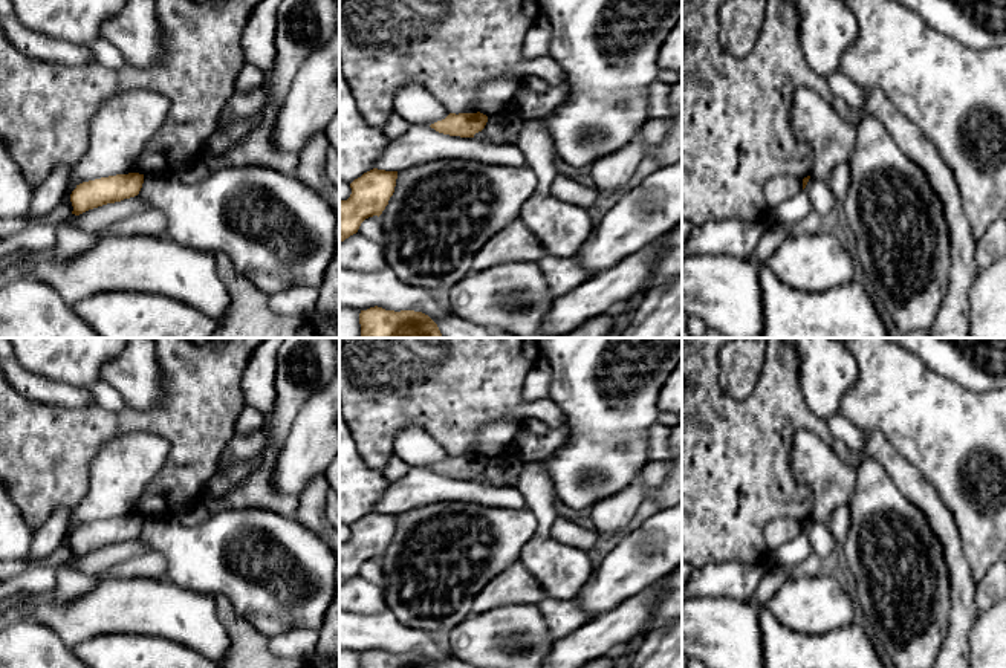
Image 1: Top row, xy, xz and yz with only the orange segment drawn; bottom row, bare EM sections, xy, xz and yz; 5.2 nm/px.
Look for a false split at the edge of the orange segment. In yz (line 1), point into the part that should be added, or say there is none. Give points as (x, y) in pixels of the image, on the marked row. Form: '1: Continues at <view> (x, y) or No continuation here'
1: No continuation here

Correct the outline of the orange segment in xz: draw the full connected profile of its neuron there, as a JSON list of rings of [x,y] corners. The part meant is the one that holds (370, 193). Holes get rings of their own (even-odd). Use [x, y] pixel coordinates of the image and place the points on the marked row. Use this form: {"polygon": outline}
{"polygon": [[[373,168],[350,183],[350,197],[339,200],[339,243],[356,234],[365,219],[382,214],[396,179],[398,171]]]}

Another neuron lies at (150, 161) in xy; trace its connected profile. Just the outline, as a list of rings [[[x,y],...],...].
[[[154,0],[165,49],[151,67],[72,67],[28,58],[0,28],[0,139],[28,183],[38,188],[57,165],[73,167],[80,162],[89,148],[90,121],[101,102],[130,89],[148,89],[170,101],[162,127],[138,159],[139,171],[176,174],[185,164],[199,159],[216,130],[219,113],[235,92],[235,81],[246,63],[243,29],[260,2]]]

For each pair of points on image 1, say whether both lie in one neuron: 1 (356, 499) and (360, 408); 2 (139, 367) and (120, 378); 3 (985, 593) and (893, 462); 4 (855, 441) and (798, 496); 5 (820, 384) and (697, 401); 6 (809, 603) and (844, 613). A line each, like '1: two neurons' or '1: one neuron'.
1: two neurons
2: one neuron
3: two neurons
4: two neurons
5: two neurons
6: one neuron

